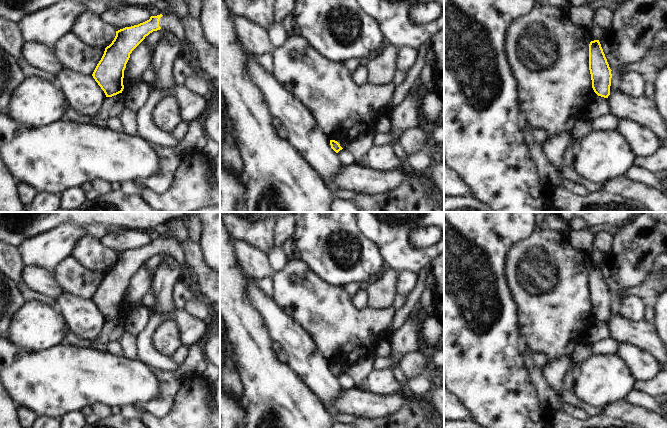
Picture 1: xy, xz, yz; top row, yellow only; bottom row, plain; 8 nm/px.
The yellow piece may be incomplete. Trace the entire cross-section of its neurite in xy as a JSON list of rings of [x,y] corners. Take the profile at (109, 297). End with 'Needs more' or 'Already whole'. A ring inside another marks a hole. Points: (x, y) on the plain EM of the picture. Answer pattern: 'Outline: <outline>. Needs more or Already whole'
Outline: [[[174,237],[151,240],[149,244],[116,255],[112,267],[105,272],[92,300],[106,321],[122,317],[126,288],[132,275],[153,255],[168,255],[175,264],[184,267],[184,253],[179,240]]]. Needs more.

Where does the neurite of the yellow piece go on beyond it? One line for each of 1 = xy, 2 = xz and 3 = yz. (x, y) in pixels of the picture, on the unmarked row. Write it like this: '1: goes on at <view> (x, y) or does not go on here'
1: goes on at xy (170, 246)
2: does not go on here
3: does not go on here

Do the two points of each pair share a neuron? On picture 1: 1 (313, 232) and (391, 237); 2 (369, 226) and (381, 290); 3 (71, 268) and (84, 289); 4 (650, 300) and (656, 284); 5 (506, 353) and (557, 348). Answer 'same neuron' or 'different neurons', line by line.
1: different neurons
2: different neurons
3: same neuron
4: same neuron
5: different neurons

